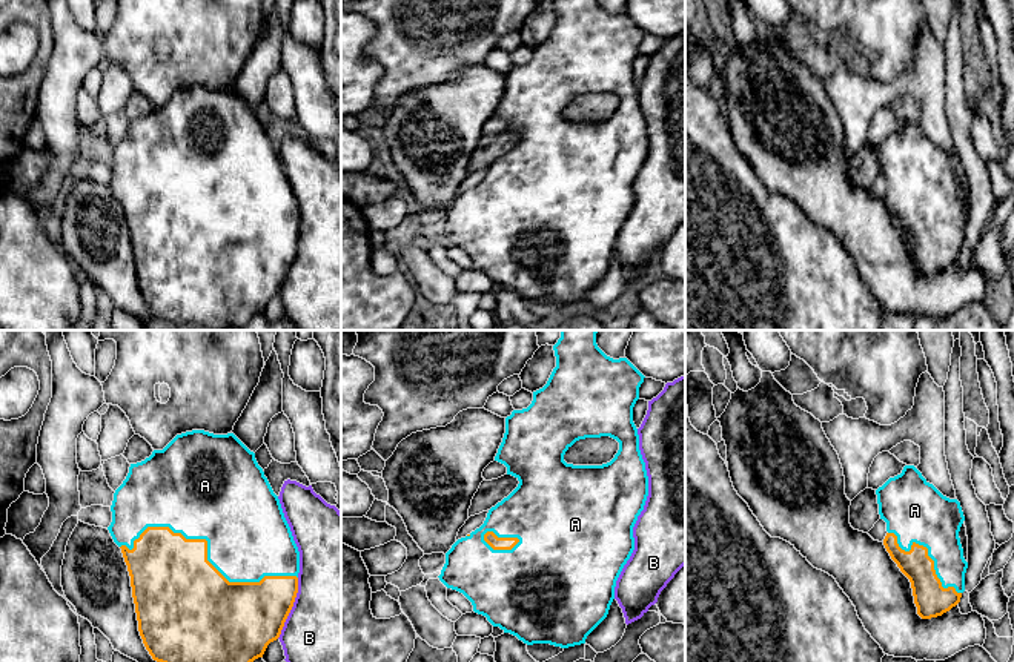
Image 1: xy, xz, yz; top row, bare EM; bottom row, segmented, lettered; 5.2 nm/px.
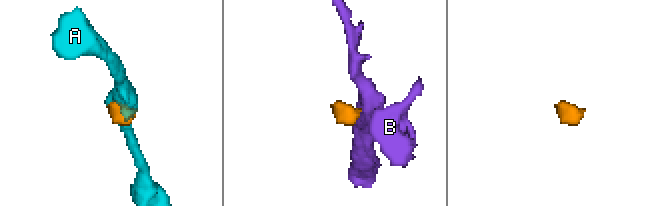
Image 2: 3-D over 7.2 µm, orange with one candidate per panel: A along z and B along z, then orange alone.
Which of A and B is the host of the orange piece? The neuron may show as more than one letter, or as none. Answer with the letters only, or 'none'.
A

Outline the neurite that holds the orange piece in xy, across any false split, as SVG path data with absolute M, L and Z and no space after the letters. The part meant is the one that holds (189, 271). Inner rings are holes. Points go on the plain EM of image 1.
M192 86L177 91L163 106L154 106L144 117L131 120L126 135L114 149L111 167L112 178L108 186L121 204L128 221L138 287L154 316L171 323L195 324L209 330L241 330L255 315L263 313L267 301L280 293L293 263L298 249L300 207L280 155L258 121L254 108L234 89L214 91L204 86Z

